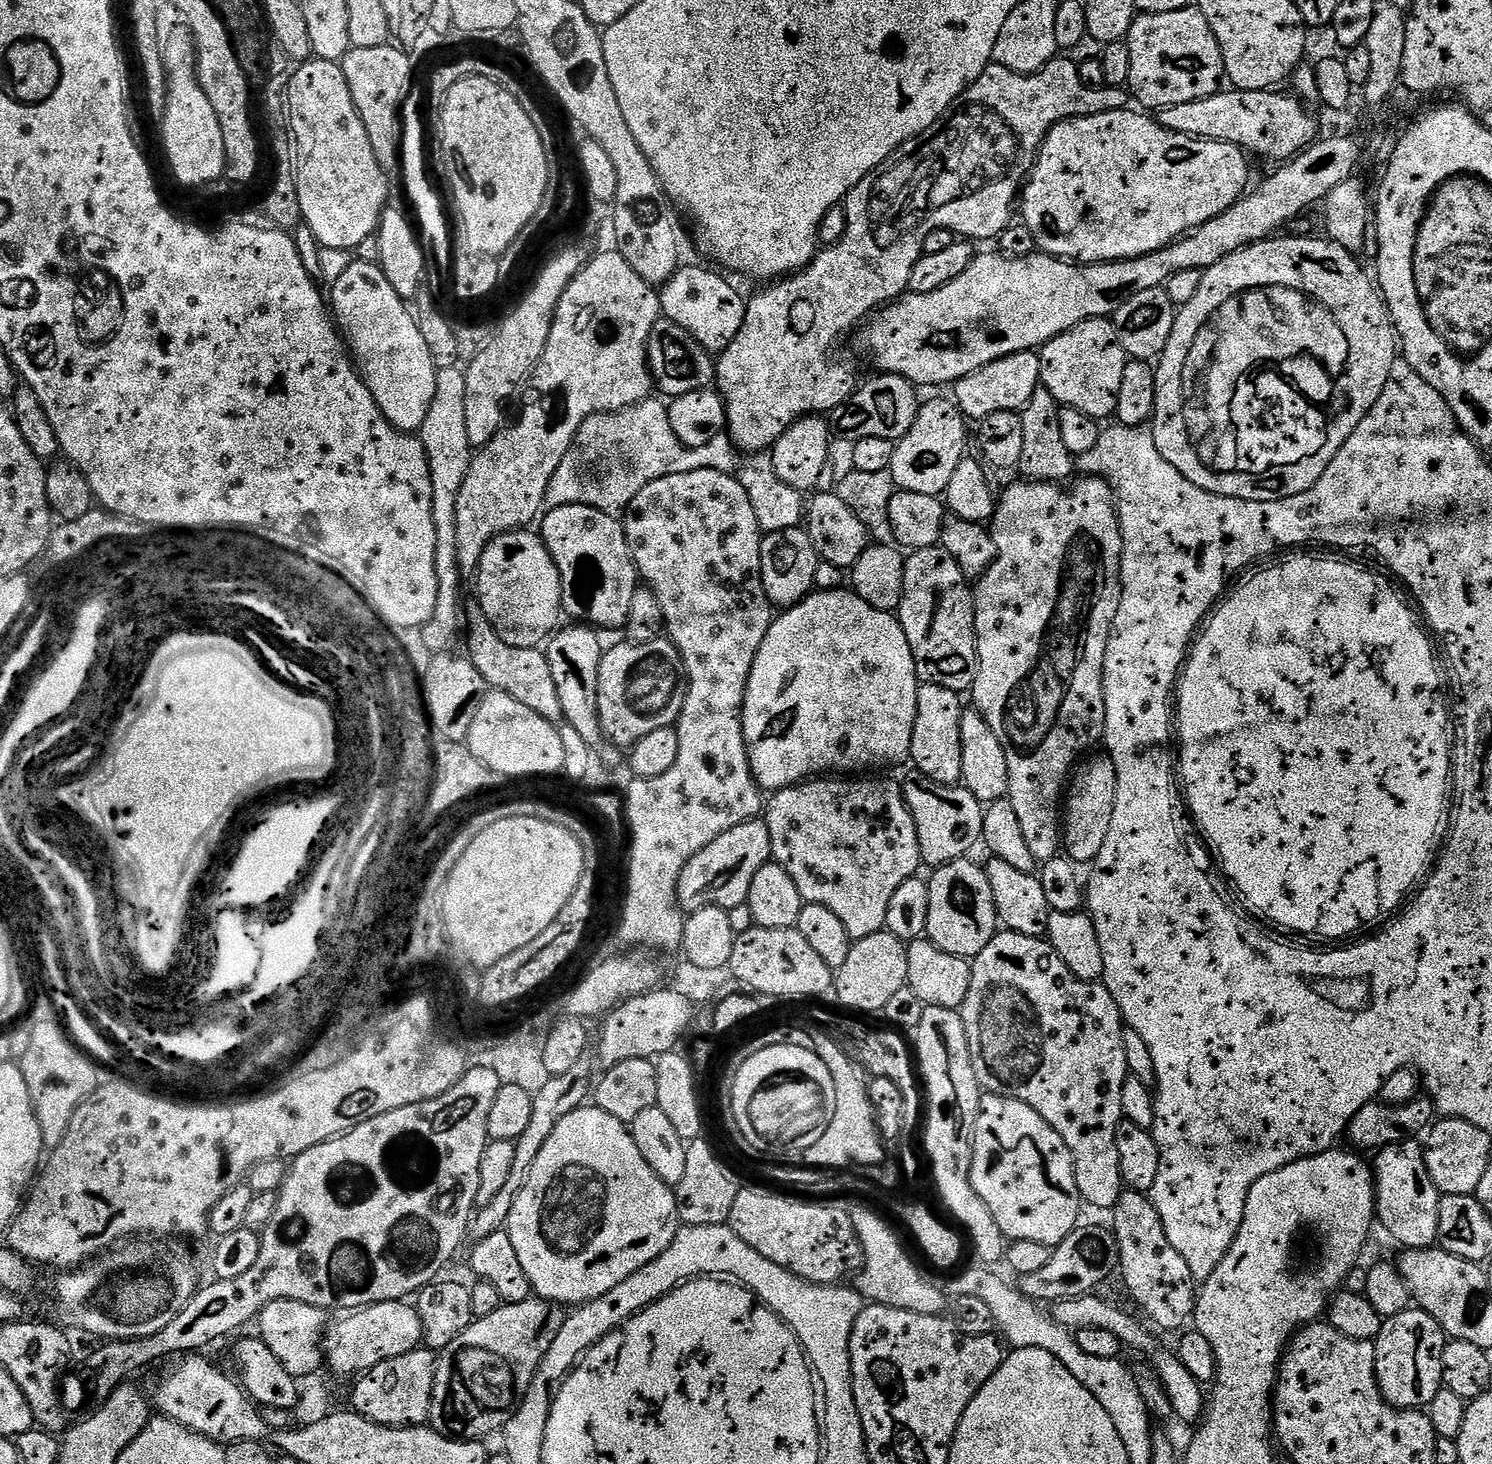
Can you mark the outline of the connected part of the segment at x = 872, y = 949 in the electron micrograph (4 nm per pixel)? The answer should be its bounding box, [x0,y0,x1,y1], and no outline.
[834,930,908,1013]

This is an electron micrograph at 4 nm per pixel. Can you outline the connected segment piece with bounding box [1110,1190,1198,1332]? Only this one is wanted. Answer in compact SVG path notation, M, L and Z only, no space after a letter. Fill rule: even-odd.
M1126 1190L1110 1210L1110 1216L1112 1231L1122 1238L1122 1273L1129 1298L1157 1324L1157 1329L1165 1328L1168 1332L1183 1329L1183 1324L1193 1319L1198 1282L1190 1274L1186 1258L1170 1246L1166 1226L1162 1226L1162 1218L1158 1218L1151 1199L1145 1193Z

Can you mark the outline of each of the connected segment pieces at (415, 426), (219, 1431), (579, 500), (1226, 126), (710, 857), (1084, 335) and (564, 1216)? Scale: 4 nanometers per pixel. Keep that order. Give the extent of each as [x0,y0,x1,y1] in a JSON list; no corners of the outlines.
[[330,258,438,433],[154,1354,270,1446],[545,398,806,534],[1158,90,1318,162],[680,819,771,913],[1039,316,1130,420],[506,1106,681,1306]]

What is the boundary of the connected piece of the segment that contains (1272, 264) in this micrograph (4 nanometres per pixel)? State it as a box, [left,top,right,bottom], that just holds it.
[1150,236,1398,502]

